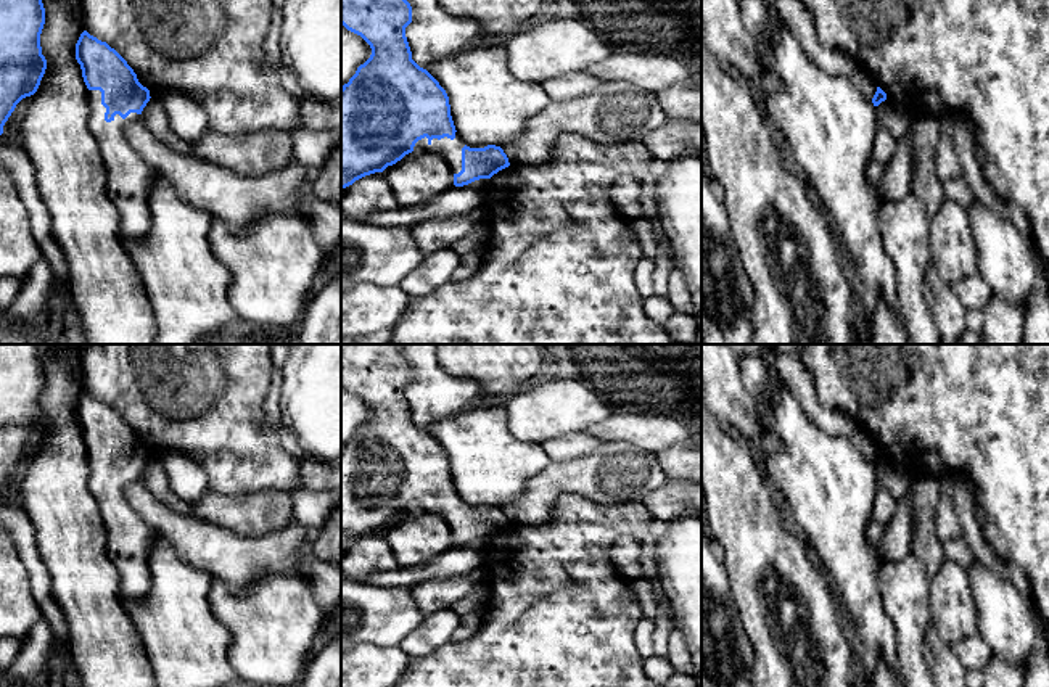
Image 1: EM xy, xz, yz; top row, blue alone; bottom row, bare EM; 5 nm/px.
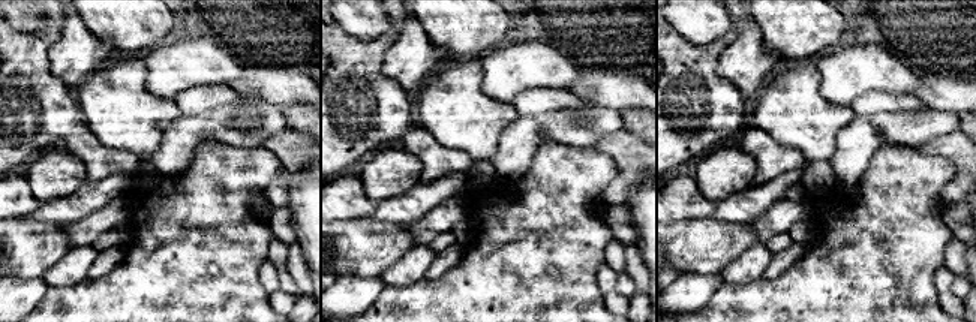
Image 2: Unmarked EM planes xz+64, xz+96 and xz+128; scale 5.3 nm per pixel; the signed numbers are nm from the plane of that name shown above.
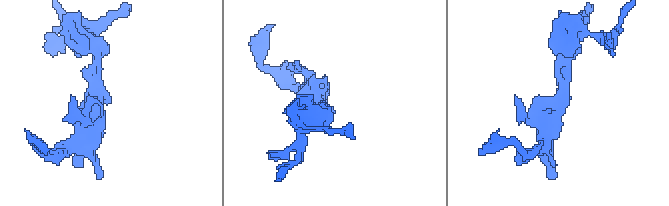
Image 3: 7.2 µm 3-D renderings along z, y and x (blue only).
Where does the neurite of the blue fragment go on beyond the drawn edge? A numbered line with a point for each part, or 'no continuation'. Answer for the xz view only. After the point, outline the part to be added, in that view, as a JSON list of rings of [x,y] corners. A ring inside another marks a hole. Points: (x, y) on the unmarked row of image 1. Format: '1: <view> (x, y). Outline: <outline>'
1: xz (449, 510). Outline: [[[455,492],[455,499],[454,499],[454,500],[444,497],[444,499],[441,499],[441,500],[433,499],[433,500],[430,502],[430,500],[425,497],[425,499],[422,499],[422,500],[418,500],[418,502],[415,504],[413,512],[415,512],[415,510],[420,510],[420,512],[428,512],[428,513],[436,513],[436,515],[439,515],[439,516],[449,525],[450,533],[452,533],[452,537],[454,537],[455,534],[459,534],[459,533],[462,531],[462,508],[463,508],[465,505],[470,507],[470,508],[484,508],[484,507],[487,507],[487,505],[468,505],[468,504],[465,504],[465,502],[459,497],[459,494]]]

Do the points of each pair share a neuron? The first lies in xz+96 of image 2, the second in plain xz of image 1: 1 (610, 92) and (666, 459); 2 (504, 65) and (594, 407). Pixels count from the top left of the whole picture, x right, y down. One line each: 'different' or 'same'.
1: different
2: same

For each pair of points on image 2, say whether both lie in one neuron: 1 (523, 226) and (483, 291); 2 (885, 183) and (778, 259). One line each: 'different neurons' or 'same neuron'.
1: same neuron
2: different neurons

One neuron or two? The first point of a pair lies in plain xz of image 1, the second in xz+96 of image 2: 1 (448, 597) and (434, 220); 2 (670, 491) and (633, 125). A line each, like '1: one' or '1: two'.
1: one
2: two

